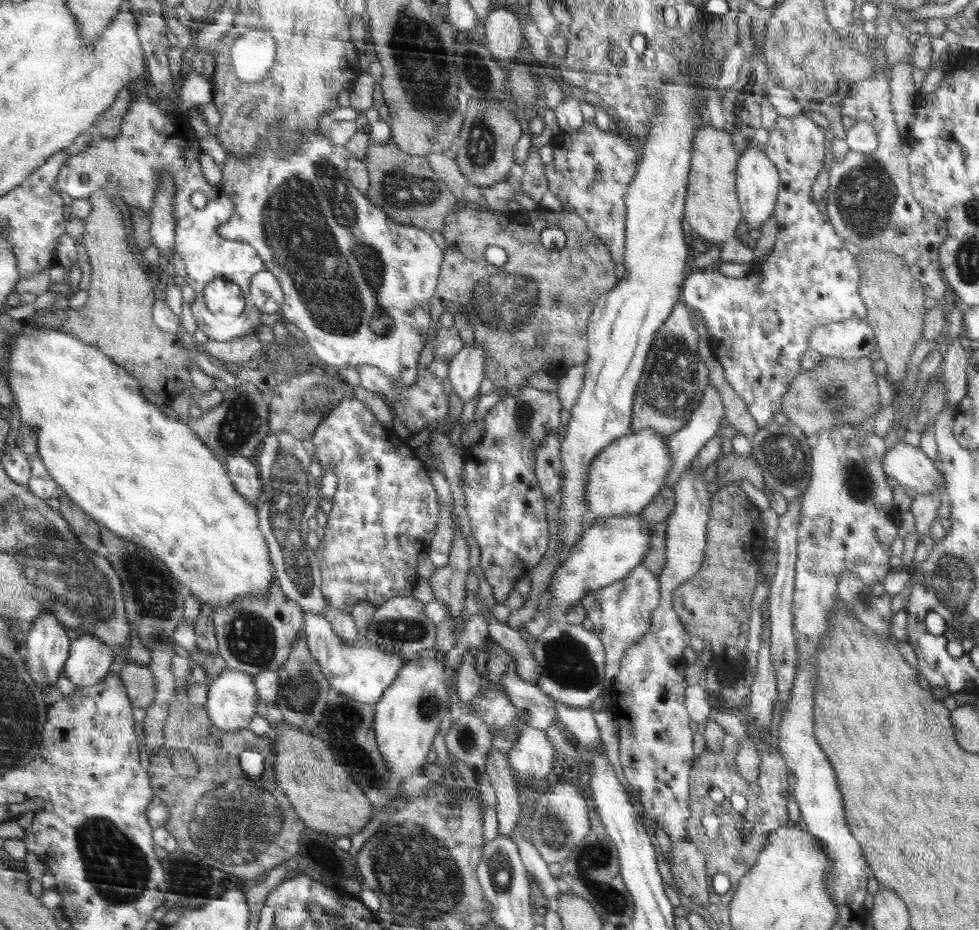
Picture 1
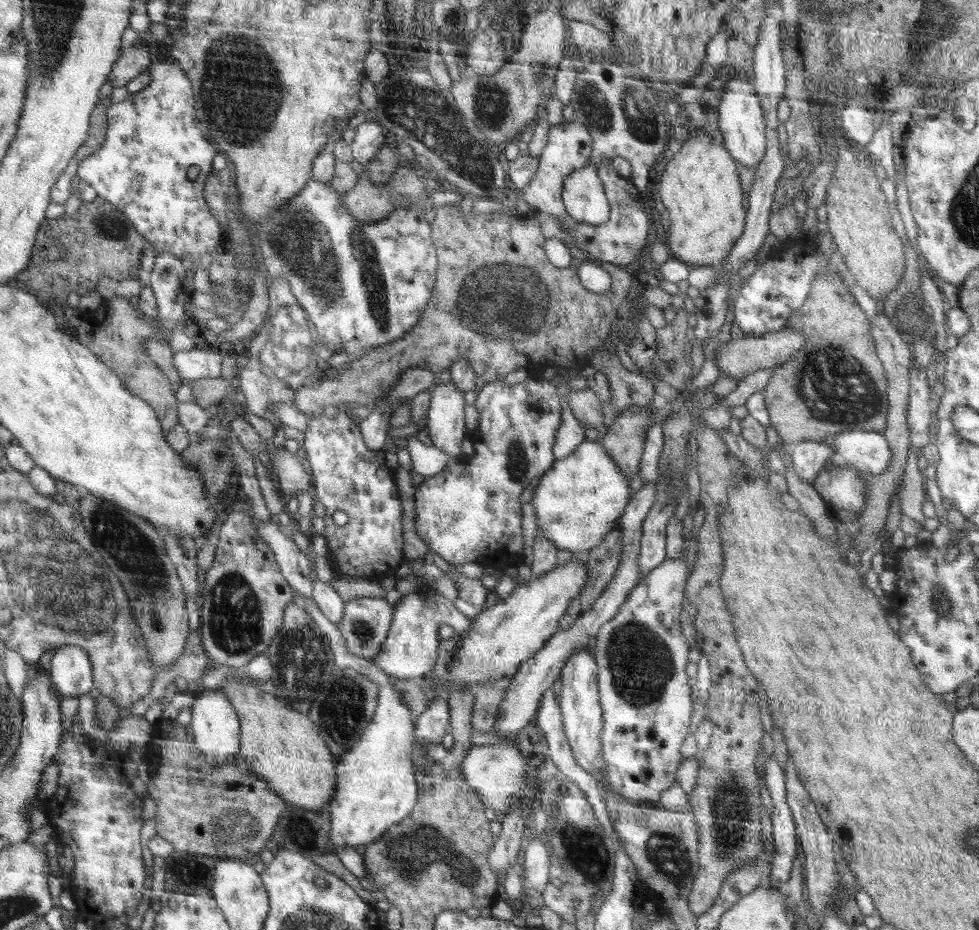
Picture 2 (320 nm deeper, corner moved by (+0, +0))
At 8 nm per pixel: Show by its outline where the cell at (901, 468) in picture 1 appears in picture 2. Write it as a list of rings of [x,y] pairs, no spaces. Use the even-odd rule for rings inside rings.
[[[846,428],[830,437],[833,437],[831,445],[835,452],[835,458],[852,465],[859,472],[870,473],[871,475],[880,474],[890,464],[890,447],[882,432]]]

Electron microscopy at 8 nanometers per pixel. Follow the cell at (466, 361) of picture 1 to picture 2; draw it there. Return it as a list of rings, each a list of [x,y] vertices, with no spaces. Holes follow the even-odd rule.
[[[439,381],[431,394],[430,411],[427,427],[432,444],[443,450],[449,457],[449,465],[455,465],[462,460],[462,439],[466,436],[464,427],[464,392],[457,389],[451,382],[444,384]]]

